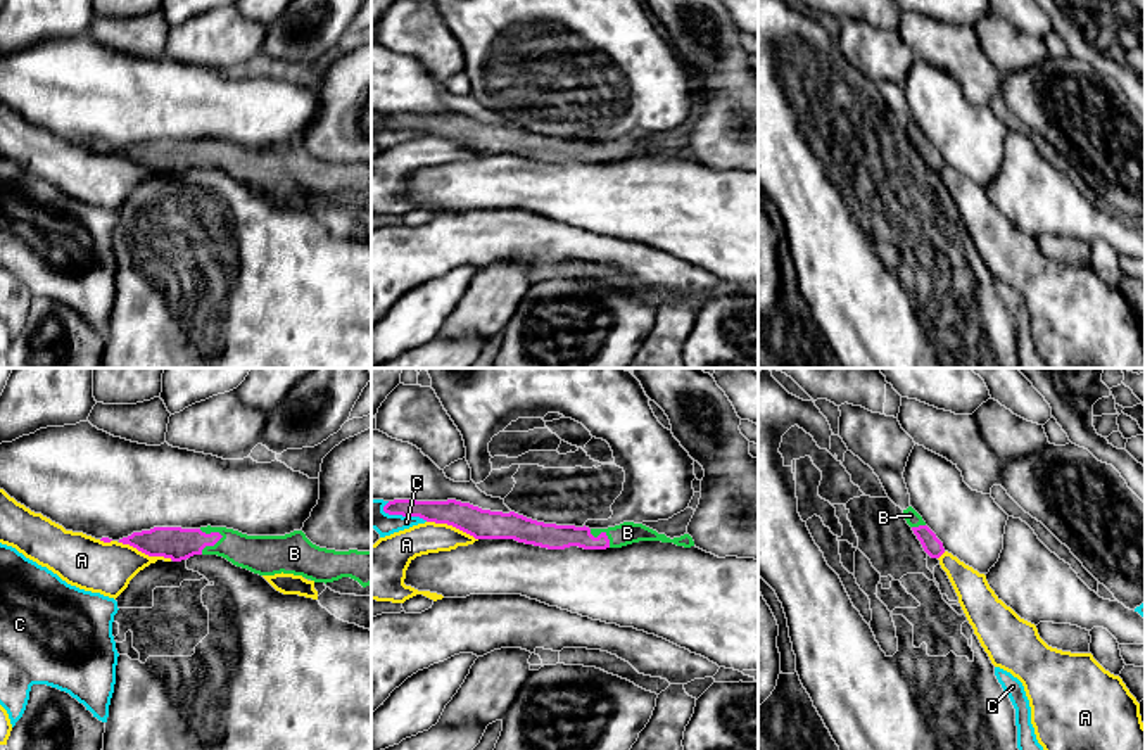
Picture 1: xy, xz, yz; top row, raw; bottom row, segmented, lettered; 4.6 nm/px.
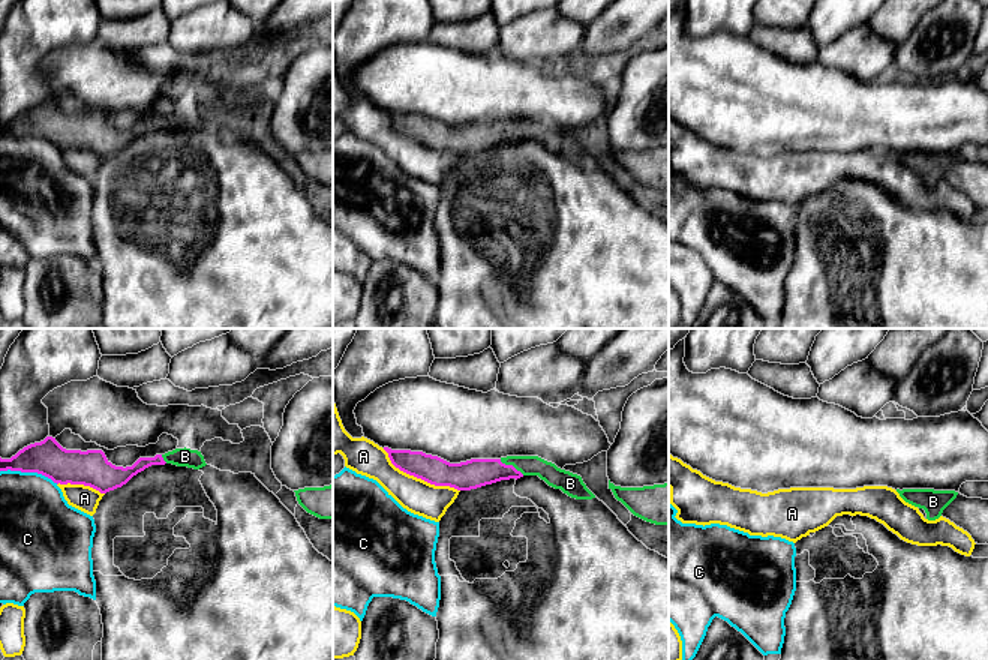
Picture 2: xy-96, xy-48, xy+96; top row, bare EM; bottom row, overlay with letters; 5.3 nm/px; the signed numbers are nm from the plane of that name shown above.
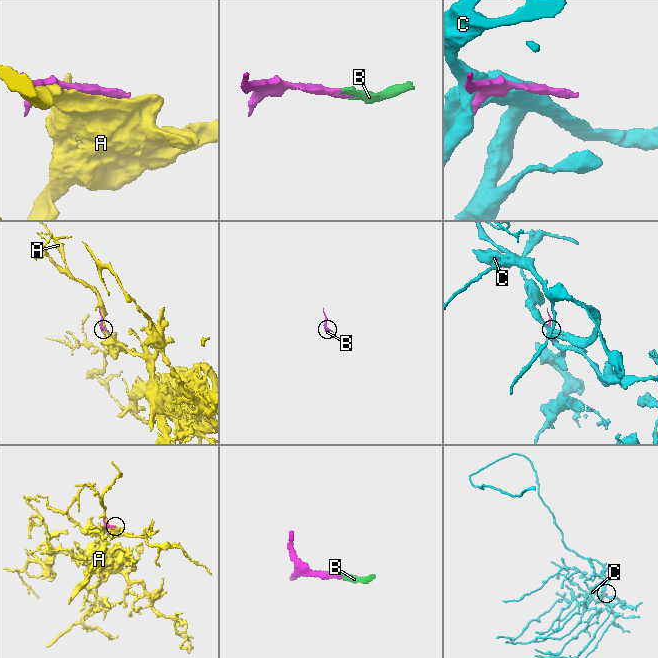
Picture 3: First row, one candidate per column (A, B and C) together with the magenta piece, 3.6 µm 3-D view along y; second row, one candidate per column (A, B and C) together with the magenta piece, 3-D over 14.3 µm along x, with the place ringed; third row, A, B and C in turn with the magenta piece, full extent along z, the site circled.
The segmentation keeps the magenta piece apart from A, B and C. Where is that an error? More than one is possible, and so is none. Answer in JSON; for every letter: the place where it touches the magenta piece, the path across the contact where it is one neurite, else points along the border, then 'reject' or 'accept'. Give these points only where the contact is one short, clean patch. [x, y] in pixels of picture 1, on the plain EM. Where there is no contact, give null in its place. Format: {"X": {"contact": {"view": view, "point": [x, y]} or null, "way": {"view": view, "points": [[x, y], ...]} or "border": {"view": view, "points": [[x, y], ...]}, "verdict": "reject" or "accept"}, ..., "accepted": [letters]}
{"A": {"contact": {"view": "xy", "point": [145, 166]}, "verdict": "reject"}, "B": {"contact": {"view": "xy", "point": [213, 158]}, "way": {"view": "xy", "points": [[175, 156], [213, 158], [234, 158], [265, 168]]}, "verdict": "accept"}, "C": {"contact": {"view": "xz", "point": [404, 128]}, "verdict": "reject"}, "accepted": ["B"]}

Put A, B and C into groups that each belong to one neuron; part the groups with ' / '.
A / B / C

